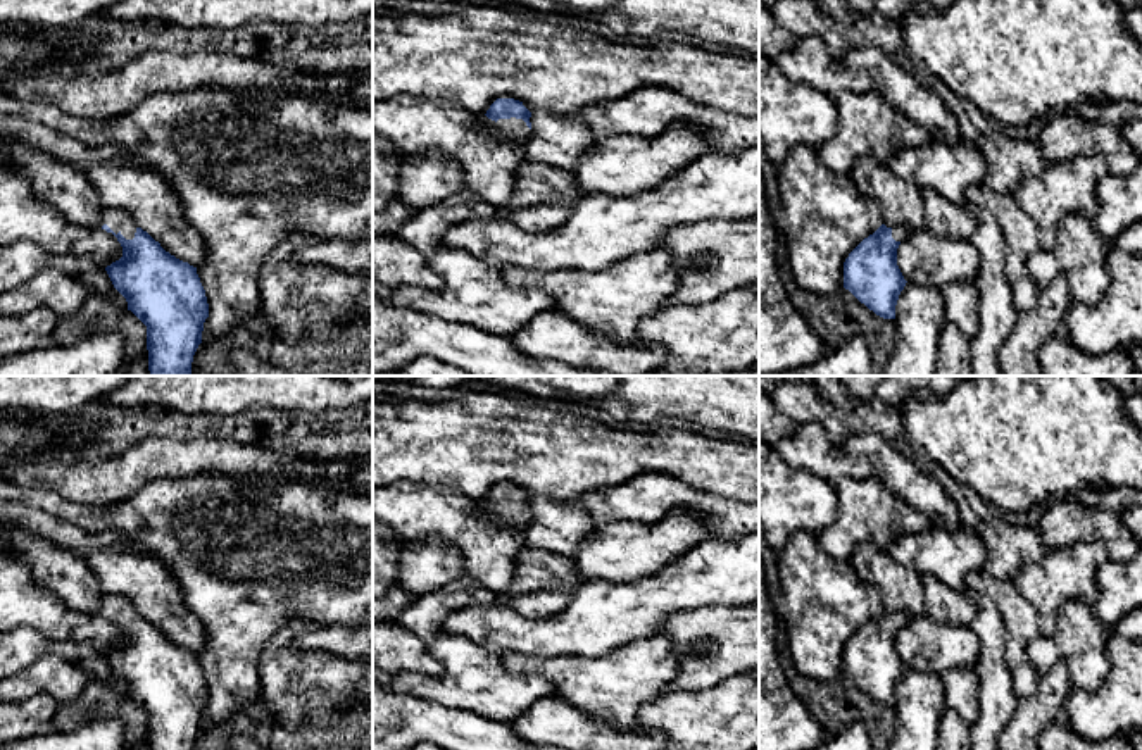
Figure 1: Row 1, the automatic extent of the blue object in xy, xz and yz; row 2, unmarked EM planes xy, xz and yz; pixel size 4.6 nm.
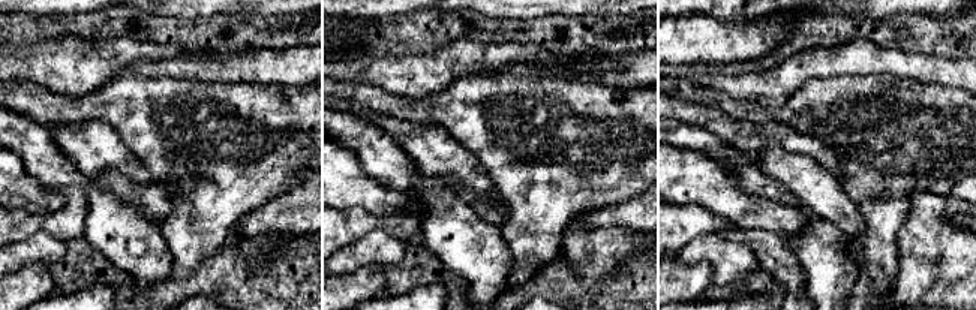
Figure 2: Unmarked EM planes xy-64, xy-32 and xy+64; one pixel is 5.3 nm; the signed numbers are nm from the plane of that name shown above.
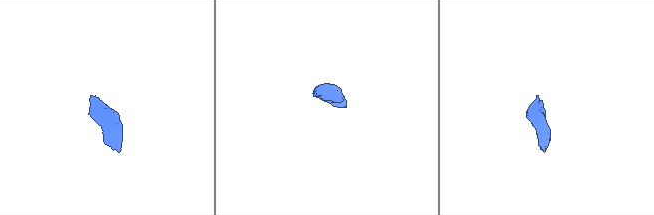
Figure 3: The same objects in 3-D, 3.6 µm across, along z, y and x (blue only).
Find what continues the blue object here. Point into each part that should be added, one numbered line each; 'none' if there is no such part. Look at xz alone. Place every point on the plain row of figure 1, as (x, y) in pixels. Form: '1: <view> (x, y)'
1: xz (513, 516)

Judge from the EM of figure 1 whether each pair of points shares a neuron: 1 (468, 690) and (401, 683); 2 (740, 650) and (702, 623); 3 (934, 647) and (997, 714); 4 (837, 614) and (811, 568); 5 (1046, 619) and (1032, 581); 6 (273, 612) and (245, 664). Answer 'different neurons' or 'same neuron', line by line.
1: same neuron
2: same neuron
3: different neurons
4: same neuron
5: same neuron
6: same neuron

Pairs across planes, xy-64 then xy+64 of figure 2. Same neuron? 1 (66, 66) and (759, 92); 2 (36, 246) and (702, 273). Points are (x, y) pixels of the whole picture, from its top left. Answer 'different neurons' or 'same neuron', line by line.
1: same neuron
2: different neurons

